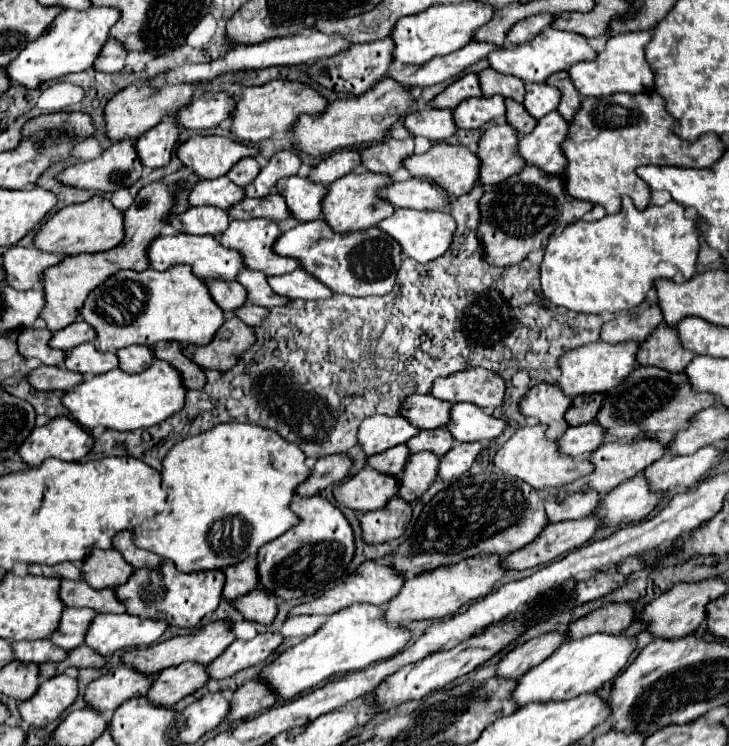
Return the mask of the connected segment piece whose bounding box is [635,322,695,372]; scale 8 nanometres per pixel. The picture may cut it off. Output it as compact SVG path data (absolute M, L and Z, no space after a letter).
M659 324L653 334L649 334L641 344L639 344L639 350L637 350L637 362L641 366L657 366L657 368L663 368L663 370L669 370L669 372L683 372L683 368L693 360L693 352L687 352L681 344L679 344L679 338L675 336L675 328L667 328L667 324Z

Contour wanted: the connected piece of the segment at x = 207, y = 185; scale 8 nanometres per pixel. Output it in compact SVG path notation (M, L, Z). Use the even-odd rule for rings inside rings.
M221 176L215 180L199 180L189 192L187 202L189 206L203 206L205 202L217 202L211 206L227 210L231 204L237 204L239 200L243 200L243 196L245 196L243 188L233 184L227 176ZM223 202L229 202L229 204L223 204Z

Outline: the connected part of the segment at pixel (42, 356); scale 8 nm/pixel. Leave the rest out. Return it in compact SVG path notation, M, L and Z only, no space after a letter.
M25 328L25 330L21 330L21 334L17 338L19 354L23 358L37 358L37 360L41 360L41 364L47 364L47 366L63 366L65 352L49 348L51 336L53 334L47 328L41 328L41 330Z

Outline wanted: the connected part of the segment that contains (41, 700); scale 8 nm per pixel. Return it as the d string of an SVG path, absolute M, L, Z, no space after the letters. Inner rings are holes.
M65 674L45 680L33 698L17 702L21 720L29 726L47 726L55 722L61 712L77 698L77 678Z

